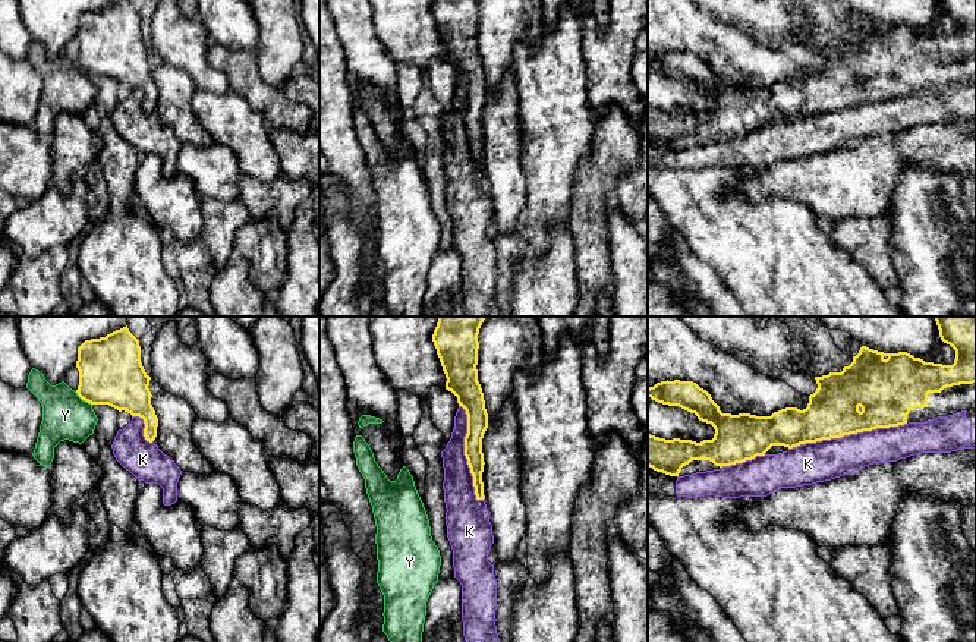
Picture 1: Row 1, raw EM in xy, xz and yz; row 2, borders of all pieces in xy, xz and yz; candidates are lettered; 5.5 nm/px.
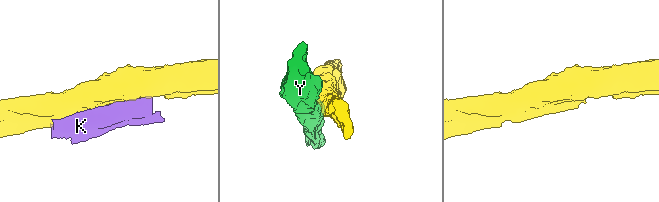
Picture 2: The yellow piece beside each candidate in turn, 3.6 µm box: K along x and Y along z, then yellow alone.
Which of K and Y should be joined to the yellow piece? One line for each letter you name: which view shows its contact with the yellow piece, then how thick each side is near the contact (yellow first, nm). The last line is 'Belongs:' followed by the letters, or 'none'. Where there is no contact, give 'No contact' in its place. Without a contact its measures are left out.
Belongs: none

